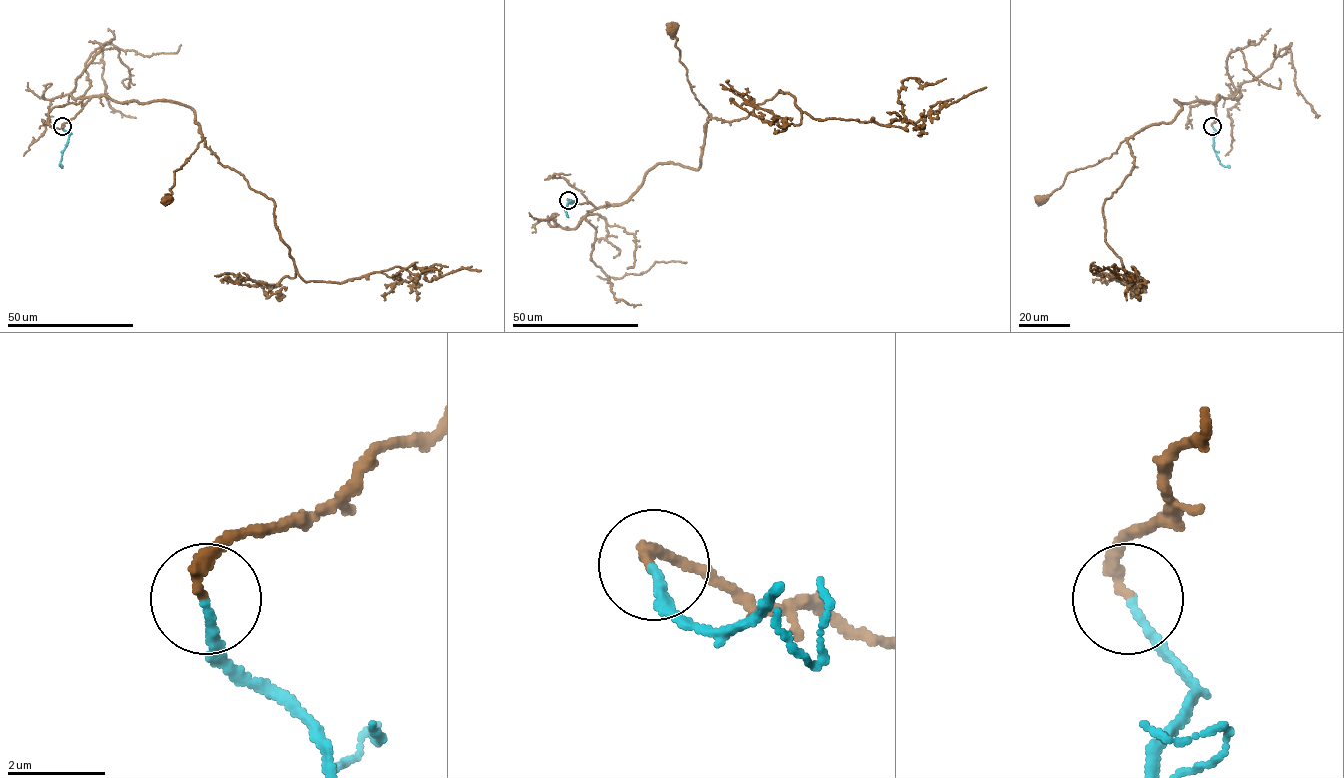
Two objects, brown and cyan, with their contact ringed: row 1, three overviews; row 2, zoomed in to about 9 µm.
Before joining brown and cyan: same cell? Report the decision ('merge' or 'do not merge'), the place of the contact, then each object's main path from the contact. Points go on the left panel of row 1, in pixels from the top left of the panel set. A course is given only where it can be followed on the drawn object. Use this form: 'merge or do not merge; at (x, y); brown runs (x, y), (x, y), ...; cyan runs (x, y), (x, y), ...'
merge; at (62, 126); brown runs (62, 126), (91, 97), (190, 107), (203, 138), (174, 172), (166, 199); cyan runs (62, 126), (68, 134), (59, 165), (63, 166)

